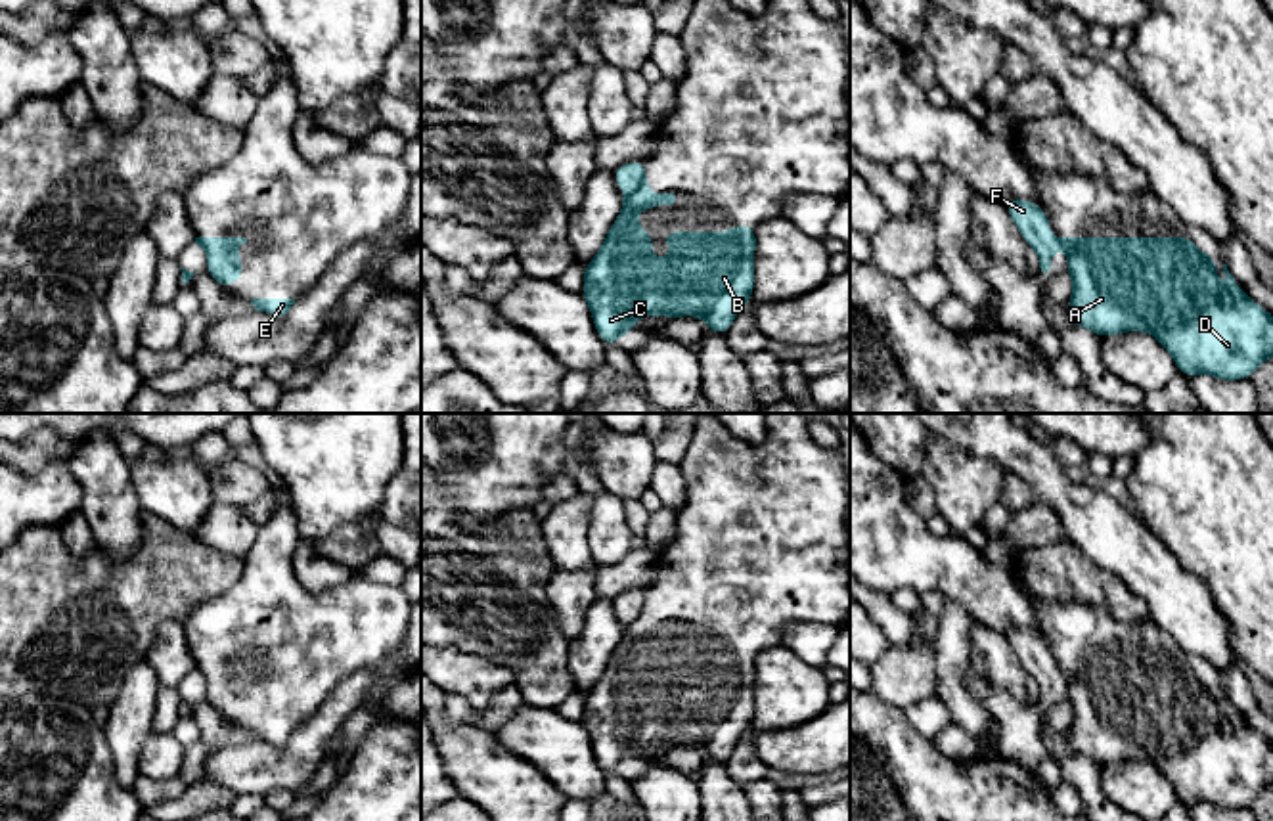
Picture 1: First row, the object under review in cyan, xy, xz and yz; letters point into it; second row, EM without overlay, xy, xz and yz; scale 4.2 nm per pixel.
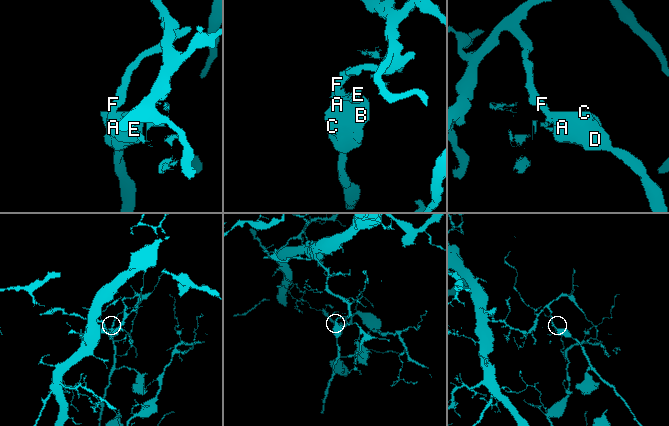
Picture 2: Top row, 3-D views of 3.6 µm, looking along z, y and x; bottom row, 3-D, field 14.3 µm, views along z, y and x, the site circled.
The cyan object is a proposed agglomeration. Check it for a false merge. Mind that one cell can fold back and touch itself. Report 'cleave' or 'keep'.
cleave

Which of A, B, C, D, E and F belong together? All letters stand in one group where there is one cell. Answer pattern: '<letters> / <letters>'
A B C D E / F

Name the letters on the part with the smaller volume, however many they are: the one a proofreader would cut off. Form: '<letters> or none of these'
A, B, C, D, E

